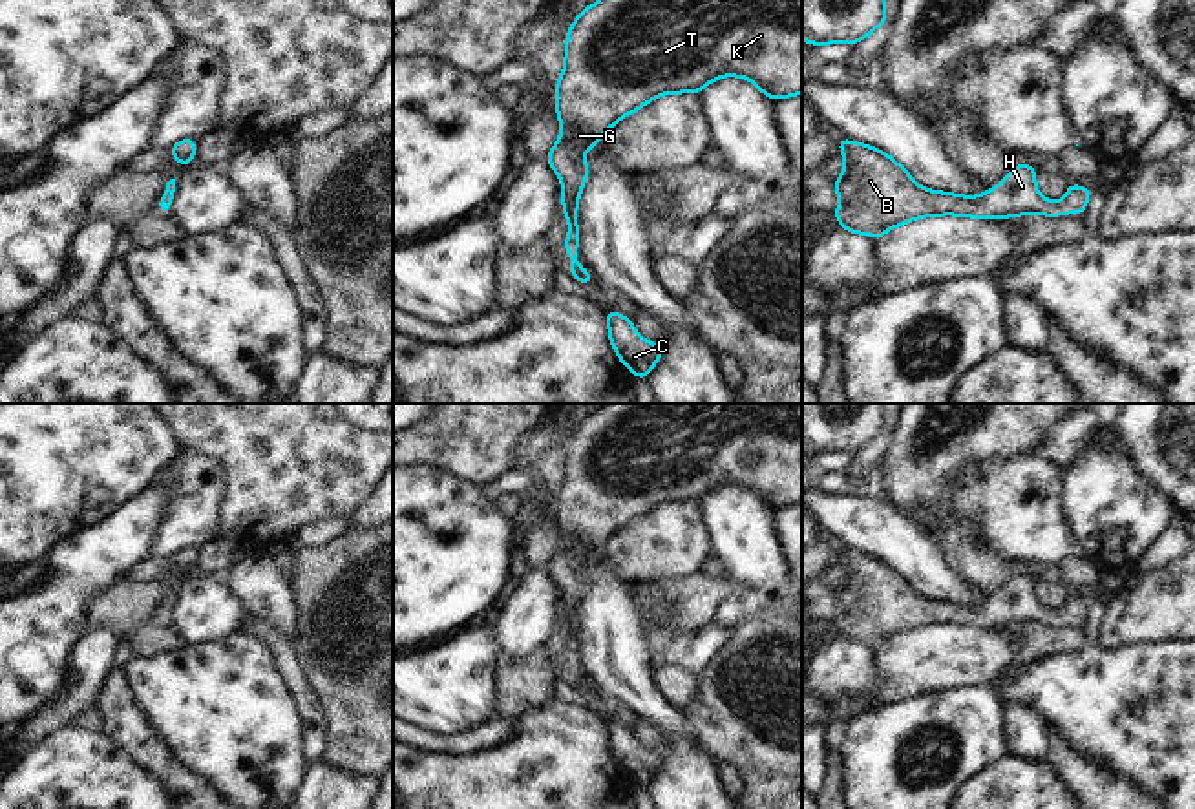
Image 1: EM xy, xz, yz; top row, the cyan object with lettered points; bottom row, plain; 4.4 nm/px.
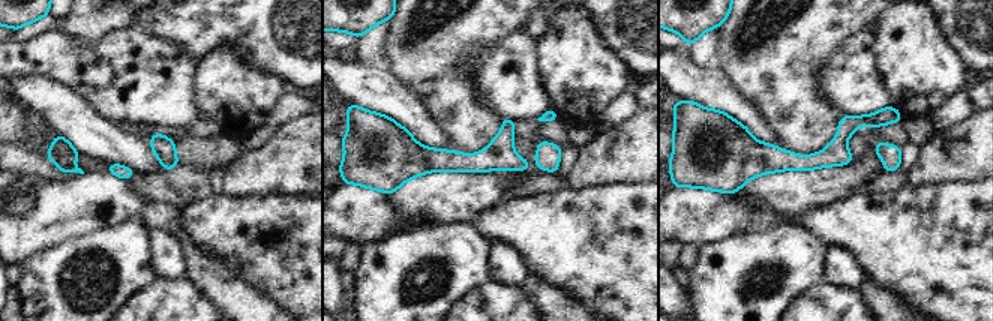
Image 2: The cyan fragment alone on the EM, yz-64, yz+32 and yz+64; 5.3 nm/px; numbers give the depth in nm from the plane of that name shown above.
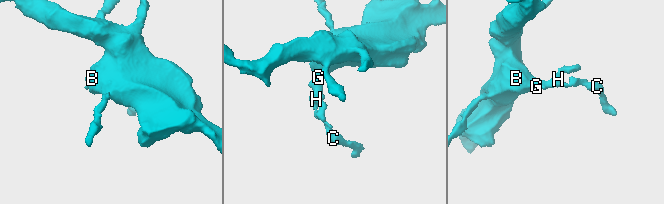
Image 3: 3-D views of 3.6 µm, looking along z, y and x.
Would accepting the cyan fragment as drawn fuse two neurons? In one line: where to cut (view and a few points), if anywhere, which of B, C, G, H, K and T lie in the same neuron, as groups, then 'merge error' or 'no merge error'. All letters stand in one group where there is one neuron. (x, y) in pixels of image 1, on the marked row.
no cut | B C G H K T | no merge error

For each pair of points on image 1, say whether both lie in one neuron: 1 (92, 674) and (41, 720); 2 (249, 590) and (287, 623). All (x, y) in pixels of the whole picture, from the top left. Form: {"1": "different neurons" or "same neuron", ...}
{"1": "same neuron", "2": "same neuron"}

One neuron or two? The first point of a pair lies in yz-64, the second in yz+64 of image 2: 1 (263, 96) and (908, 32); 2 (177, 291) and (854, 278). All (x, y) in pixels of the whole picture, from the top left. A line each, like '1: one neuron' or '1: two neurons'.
1: one neuron
2: two neurons

